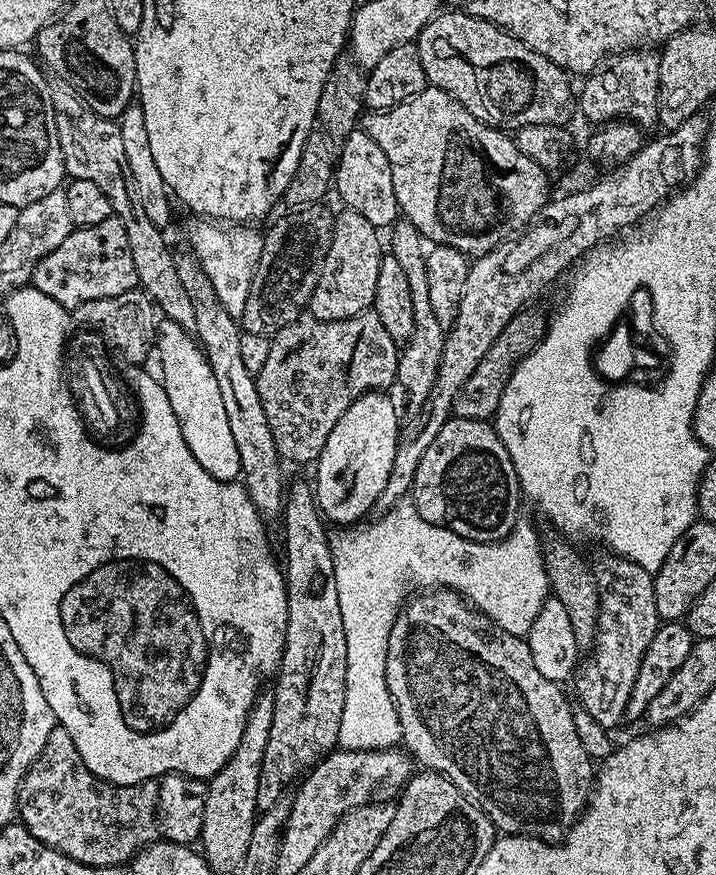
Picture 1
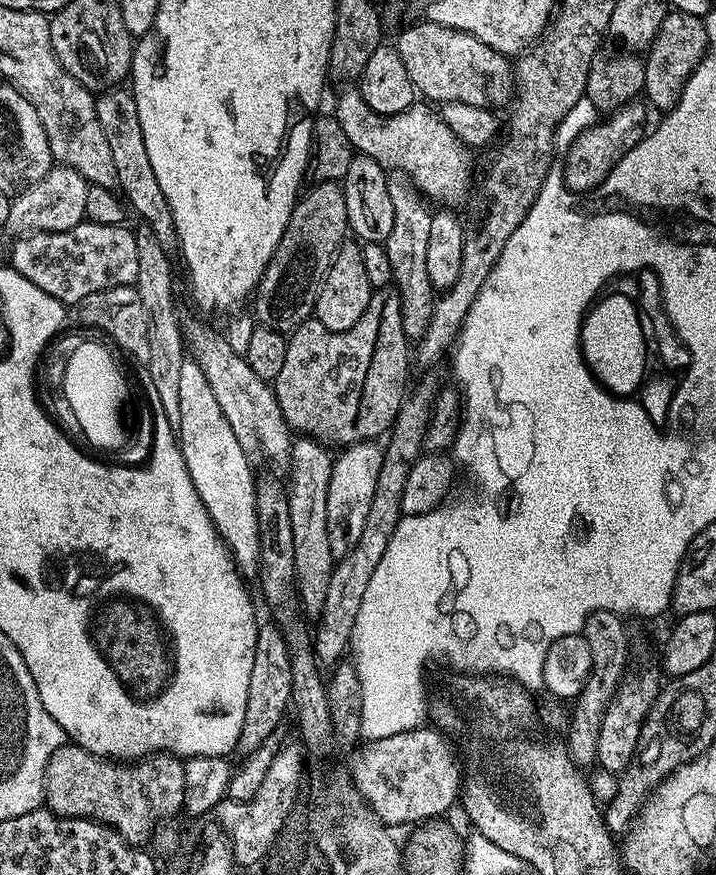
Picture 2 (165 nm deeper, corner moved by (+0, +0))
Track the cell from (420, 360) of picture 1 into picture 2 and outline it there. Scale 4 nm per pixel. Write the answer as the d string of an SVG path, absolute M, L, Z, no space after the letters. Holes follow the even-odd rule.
M403 174L389 177L387 189L394 207L394 227L383 245L390 258L393 281L400 289L404 334L409 341L415 342L422 338L422 334L426 334L426 326L430 326L434 303L434 289L426 274L426 250L430 243L433 211L423 193Z

